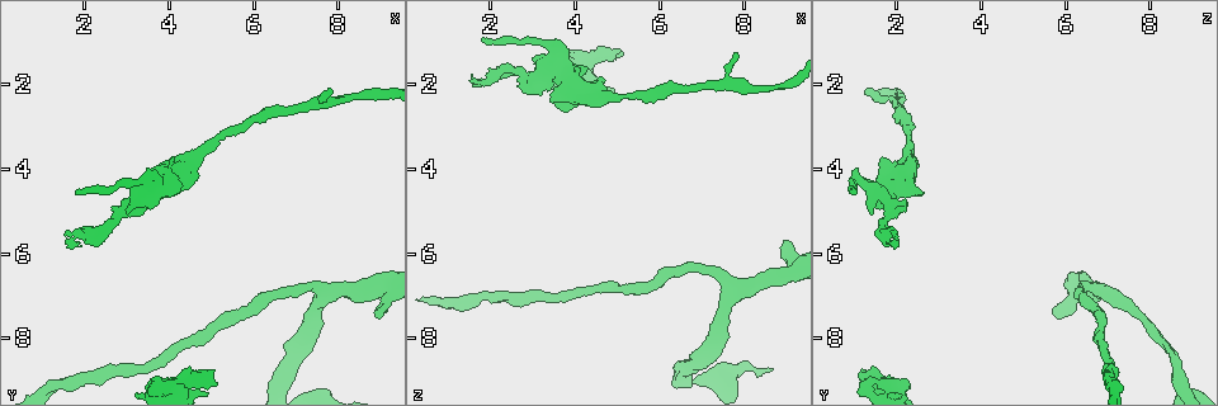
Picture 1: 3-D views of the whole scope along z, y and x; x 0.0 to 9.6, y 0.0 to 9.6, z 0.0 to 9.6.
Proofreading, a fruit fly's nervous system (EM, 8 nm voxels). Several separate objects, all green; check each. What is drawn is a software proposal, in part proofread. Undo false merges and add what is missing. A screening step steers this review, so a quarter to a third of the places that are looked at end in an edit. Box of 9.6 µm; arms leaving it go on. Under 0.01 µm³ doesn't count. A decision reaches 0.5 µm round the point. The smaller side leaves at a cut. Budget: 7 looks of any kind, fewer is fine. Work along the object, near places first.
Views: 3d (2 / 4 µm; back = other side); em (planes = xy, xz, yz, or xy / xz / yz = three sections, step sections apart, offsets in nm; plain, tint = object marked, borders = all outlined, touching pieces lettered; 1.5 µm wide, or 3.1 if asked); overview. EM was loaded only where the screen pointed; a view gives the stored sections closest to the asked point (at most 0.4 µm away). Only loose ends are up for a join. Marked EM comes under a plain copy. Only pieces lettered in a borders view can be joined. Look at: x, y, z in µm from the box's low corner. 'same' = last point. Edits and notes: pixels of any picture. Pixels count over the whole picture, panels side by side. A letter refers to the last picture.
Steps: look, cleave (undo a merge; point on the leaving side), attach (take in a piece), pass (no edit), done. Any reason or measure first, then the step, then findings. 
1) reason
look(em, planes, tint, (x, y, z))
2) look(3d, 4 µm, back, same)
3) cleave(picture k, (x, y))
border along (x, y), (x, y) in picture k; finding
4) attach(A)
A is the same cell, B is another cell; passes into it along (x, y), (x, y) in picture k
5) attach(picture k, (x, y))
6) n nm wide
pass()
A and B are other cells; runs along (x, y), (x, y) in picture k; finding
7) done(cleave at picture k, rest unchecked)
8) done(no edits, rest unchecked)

thin end
look(em, planes, borders, (7.75, 2.15, 1.20))

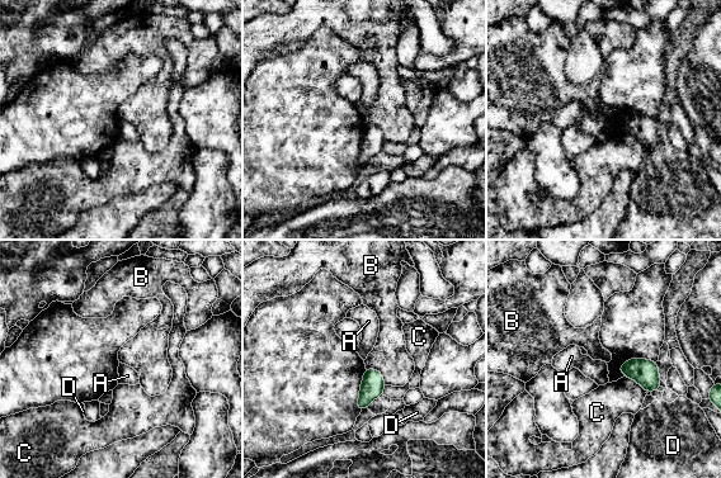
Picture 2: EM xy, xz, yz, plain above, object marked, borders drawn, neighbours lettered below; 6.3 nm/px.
C touches over 170 nm
pass()
A, B, C and D are other cells; border along (366, 368), (377, 370), (386, 384) in picture 2; none of them fits

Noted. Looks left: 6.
end of a long branch
look(em, yz, step 8, tint, (1.75, 4.60, 0.95))

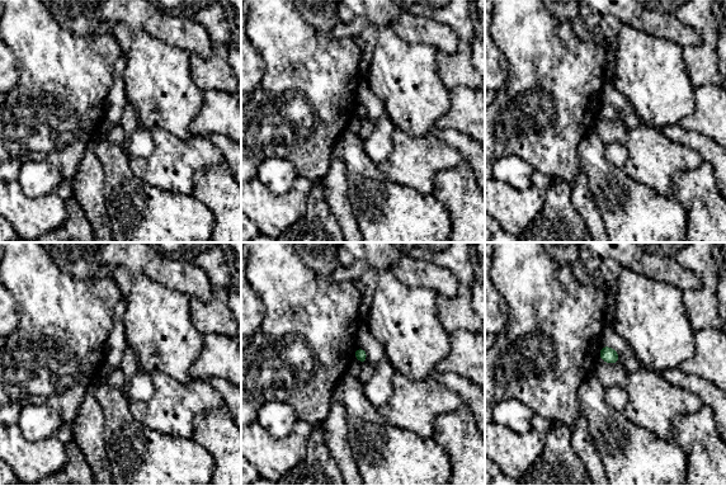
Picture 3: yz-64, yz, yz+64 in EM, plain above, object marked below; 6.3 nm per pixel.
look(em, planes, borders, same)

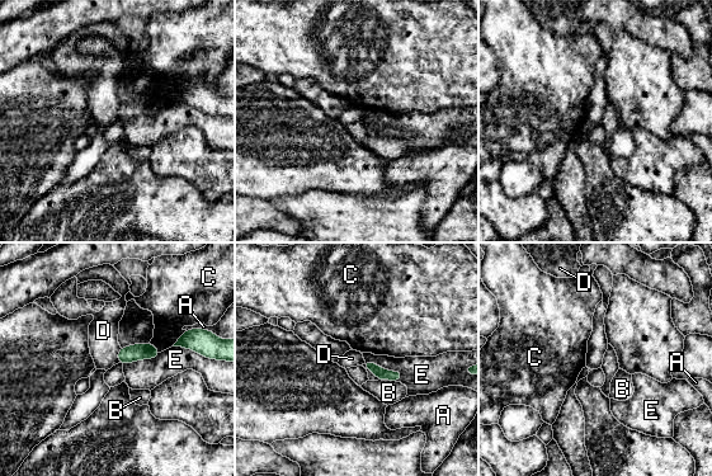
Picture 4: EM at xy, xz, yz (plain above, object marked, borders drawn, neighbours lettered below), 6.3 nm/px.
pass()
A, B, C, D and E are other cells; border along (121, 348), (118, 362) in picture 4; none of them fits

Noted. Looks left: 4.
an open end
look(3d, 4 µm, back, (6.70, 8.15, 8.45))

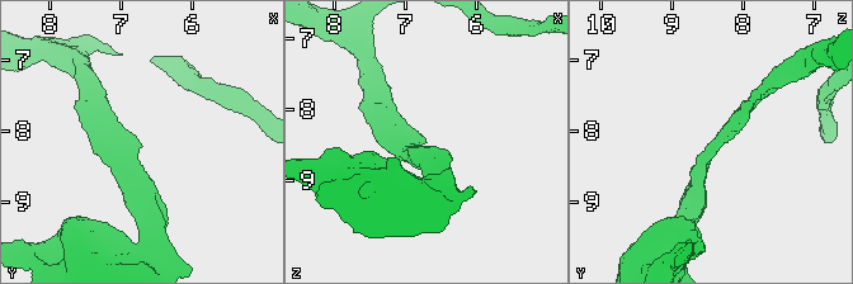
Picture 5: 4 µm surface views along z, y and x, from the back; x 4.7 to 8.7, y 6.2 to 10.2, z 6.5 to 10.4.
now the EM
look(em, planes, borders, (6.70, 8.15, 8.50))

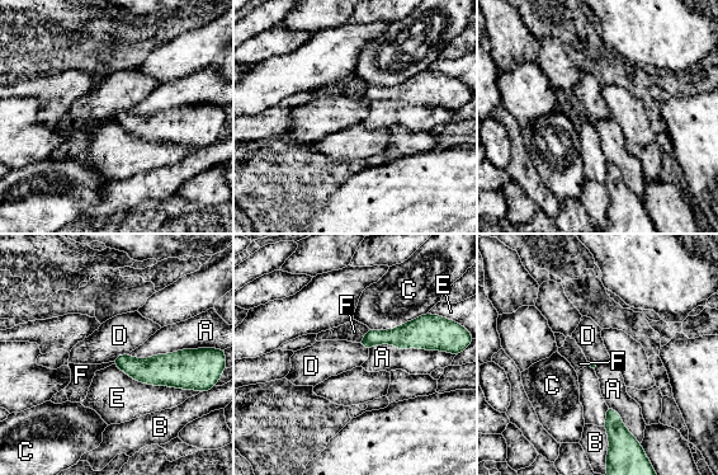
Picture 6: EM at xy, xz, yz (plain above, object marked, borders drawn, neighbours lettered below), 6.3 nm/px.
E touches over 550 nm
pass()
A, B, C, D, E and F are other cells; border along (128, 353), (119, 354), (113, 361) in picture 6; none of them fits

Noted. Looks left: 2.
done(no edits, rest unchecked)

